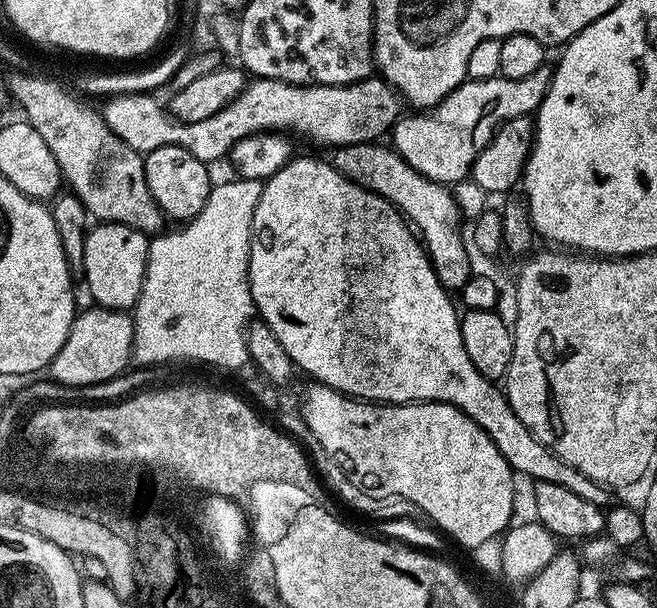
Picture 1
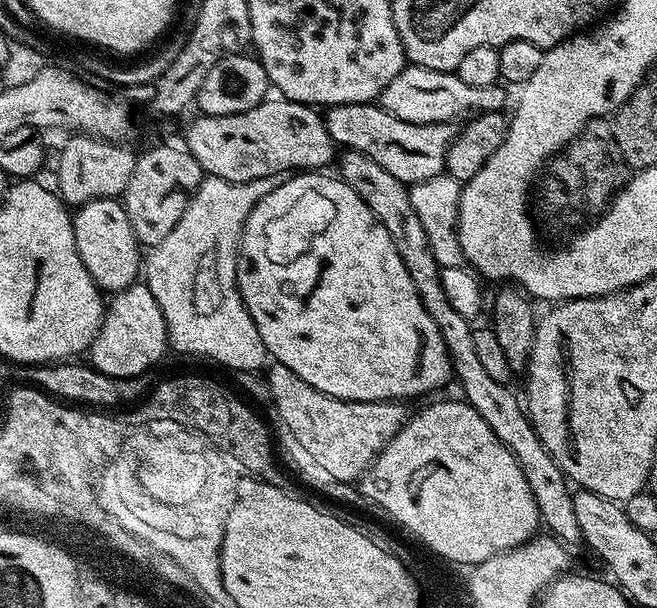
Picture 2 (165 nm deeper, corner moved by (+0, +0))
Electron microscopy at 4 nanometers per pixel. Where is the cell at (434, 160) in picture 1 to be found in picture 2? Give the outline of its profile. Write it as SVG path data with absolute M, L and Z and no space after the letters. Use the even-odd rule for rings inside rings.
M334 104L323 113L324 125L333 144L341 149L353 148L366 158L374 158L382 170L394 174L409 186L423 184L444 172L446 154L452 145L454 128L447 124L415 124L394 118L386 109L371 104Z

